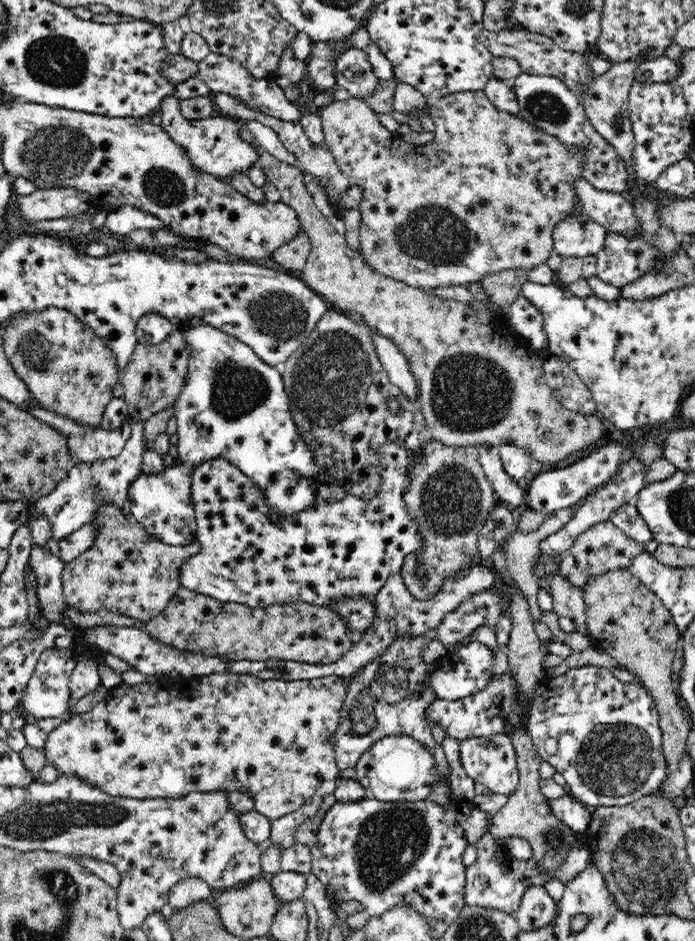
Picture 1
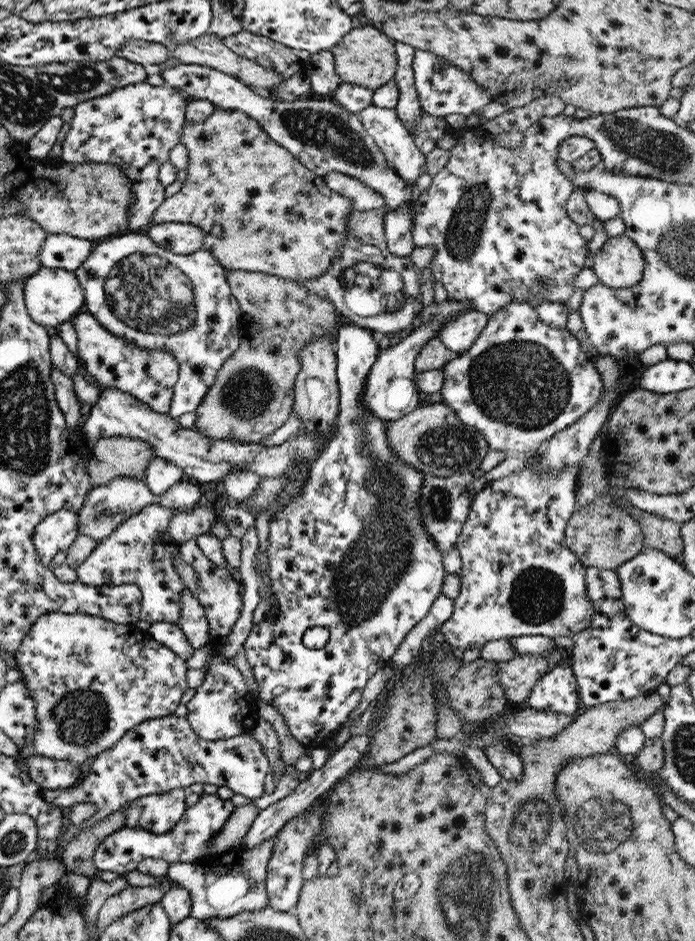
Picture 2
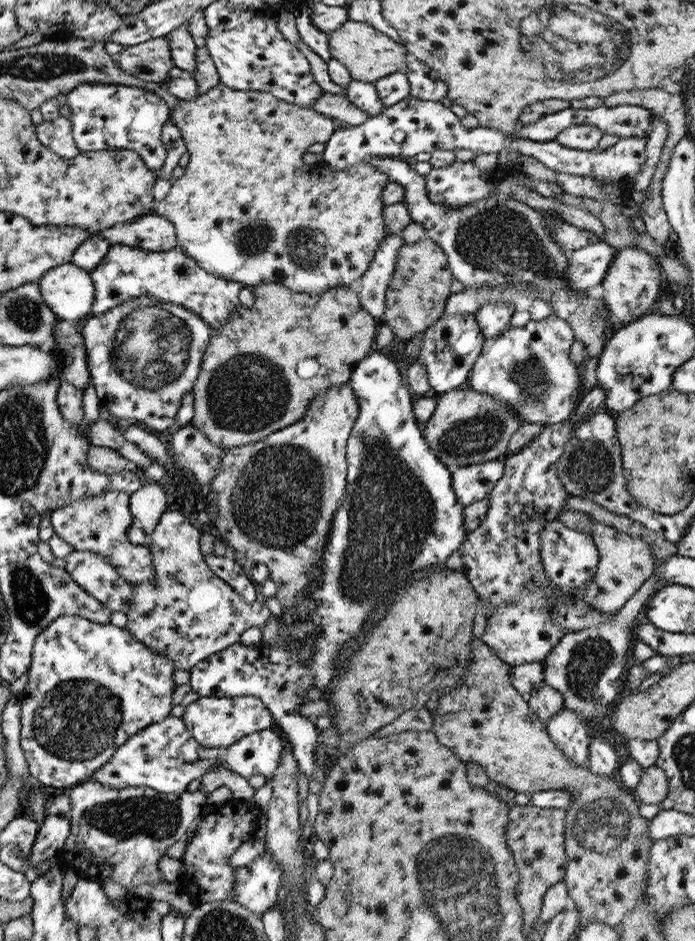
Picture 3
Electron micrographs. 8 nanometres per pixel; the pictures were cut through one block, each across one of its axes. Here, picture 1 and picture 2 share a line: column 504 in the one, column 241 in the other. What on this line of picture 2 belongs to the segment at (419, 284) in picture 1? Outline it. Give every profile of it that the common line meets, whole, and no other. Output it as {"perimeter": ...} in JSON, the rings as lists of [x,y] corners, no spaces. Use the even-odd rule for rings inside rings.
{"perimeter":[[[217,108],[206,120],[200,122],[185,121],[180,145],[188,150],[187,177],[182,183],[180,191],[173,196],[166,197],[152,215],[150,218],[152,224],[188,223],[201,228],[205,234],[203,248],[210,251],[226,270],[236,269],[237,271],[271,274],[298,282],[300,279],[313,279],[323,275],[330,268],[333,256],[342,246],[349,233],[347,232],[349,216],[356,210],[353,209],[353,204],[349,198],[338,192],[332,192],[332,189],[328,188],[325,177],[316,176],[314,172],[308,170],[300,161],[292,157],[284,147],[274,143],[274,140],[264,132],[257,120],[242,111]]]}

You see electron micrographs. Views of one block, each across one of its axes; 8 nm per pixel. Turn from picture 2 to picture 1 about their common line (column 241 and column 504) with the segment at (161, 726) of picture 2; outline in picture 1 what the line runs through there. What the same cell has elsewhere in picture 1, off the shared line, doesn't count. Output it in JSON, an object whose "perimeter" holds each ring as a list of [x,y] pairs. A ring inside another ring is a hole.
{"perimeter":[[[492,734],[488,737],[468,737],[460,743],[461,767],[476,783],[484,784],[492,793],[513,794],[519,783],[516,751],[510,735]]]}

